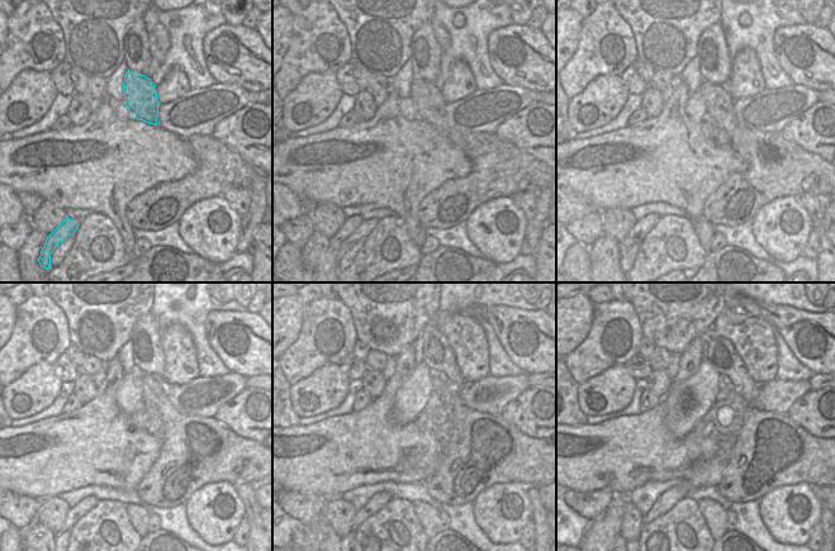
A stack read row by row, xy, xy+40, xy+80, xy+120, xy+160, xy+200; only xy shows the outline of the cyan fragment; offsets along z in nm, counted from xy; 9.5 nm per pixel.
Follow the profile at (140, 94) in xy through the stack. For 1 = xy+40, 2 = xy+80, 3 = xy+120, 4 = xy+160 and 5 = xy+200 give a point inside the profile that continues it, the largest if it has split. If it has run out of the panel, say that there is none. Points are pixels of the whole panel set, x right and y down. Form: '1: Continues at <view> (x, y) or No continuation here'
1: Continues at xy+40 (427, 98)
2: Continues at xy+80 (720, 123)
3: Continues at xy+120 (150, 416)
4: Continues at xy+160 (436, 418)
5: Continues at xy+200 (722, 422)

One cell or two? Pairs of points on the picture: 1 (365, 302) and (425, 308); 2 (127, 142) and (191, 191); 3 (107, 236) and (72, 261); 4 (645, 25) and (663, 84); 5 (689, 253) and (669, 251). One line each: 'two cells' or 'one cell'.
1: one cell
2: two cells
3: one cell
4: two cells
5: one cell

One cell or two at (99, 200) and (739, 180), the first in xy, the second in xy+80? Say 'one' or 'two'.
two

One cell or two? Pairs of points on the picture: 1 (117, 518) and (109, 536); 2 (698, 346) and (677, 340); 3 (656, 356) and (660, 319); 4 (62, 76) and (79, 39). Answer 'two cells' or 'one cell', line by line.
1: one cell
2: two cells
3: two cells
4: two cells

